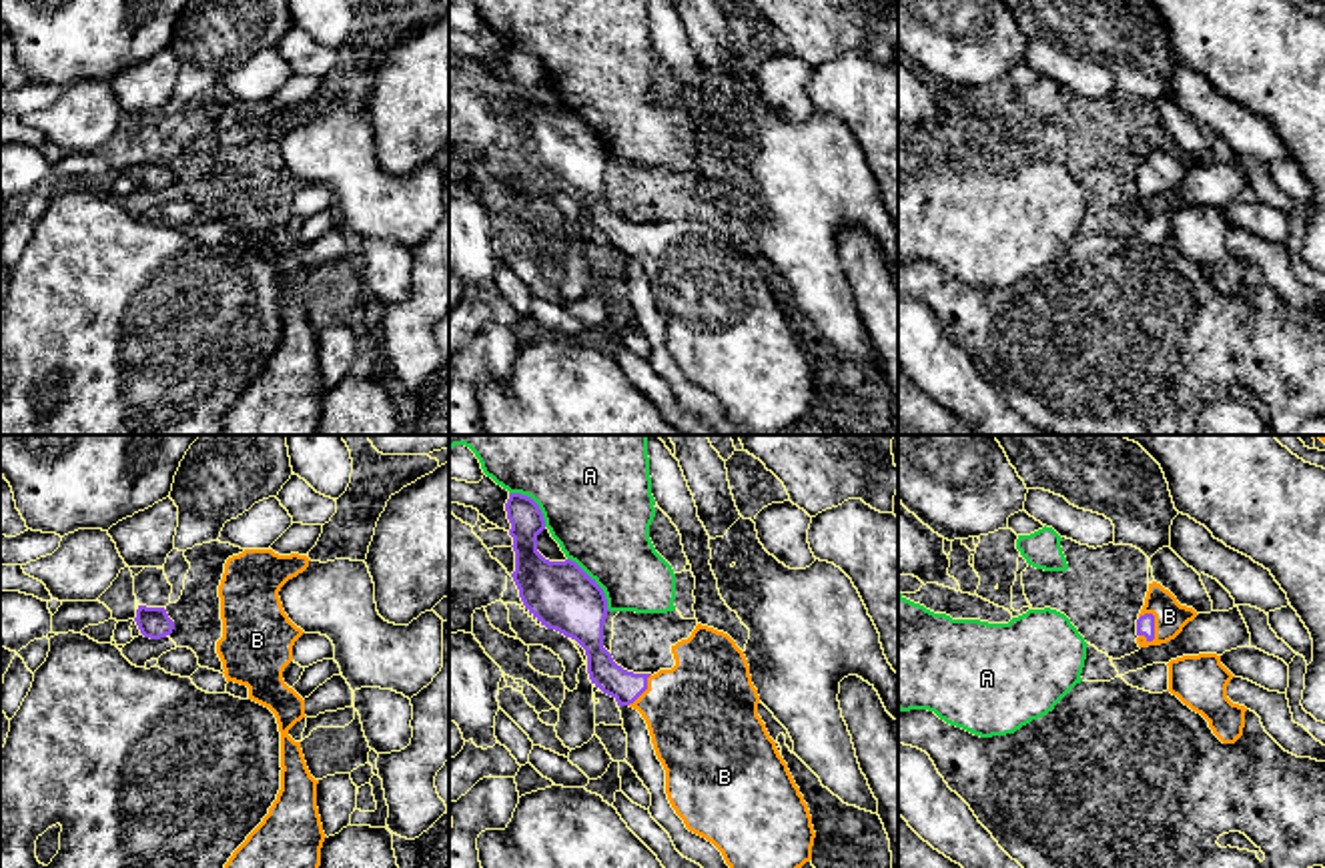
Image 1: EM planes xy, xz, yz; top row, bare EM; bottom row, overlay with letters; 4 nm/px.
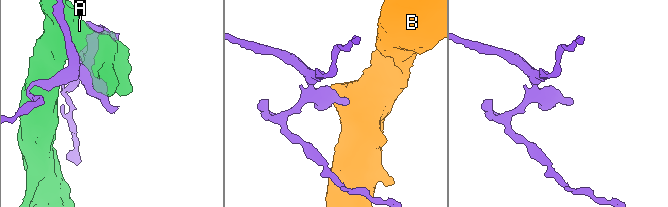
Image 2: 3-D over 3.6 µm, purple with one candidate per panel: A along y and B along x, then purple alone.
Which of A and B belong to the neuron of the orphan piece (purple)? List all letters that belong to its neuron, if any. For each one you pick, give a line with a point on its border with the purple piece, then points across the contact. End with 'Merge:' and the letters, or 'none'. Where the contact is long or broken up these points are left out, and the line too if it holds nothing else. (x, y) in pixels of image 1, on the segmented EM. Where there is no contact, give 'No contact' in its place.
B: Touches purple at yz (1153, 626). Path across: yz (1145, 624), (1153, 626), (1169, 616)
Merge: B

